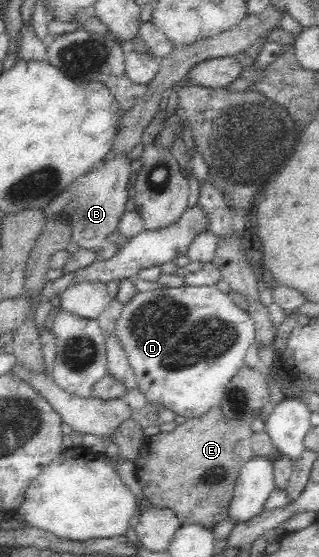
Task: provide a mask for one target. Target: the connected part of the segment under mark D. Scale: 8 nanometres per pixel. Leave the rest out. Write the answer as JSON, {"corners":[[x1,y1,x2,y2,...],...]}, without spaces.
{"corners":[[217,286,156,288,139,291,122,305,114,325,114,335,126,353,136,384,148,403,164,407,176,416,198,418,223,401,230,381,245,367,245,355,255,340,255,327,249,313,238,308,228,293]]}

